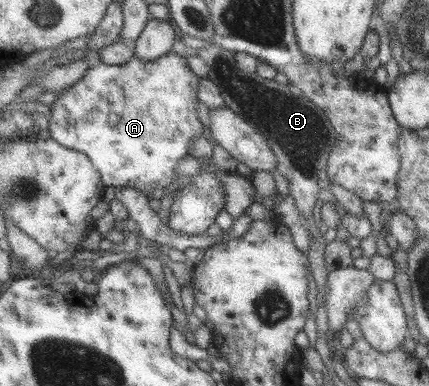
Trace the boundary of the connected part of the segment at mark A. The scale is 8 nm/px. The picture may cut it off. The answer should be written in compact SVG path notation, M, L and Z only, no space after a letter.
M174 52L169 55L164 55L164 58L157 61L147 61L134 57L125 65L116 66L102 63L90 68L88 73L86 73L86 76L80 79L79 83L76 83L76 85L60 92L58 99L50 105L48 130L51 134L51 138L58 141L58 143L89 155L90 159L95 163L95 166L100 170L102 179L106 186L114 188L122 186L133 187L150 195L155 189L170 187L178 177L181 177L180 173L178 173L178 163L180 163L186 155L190 155L192 147L191 142L196 137L204 137L204 135L208 134L206 127L203 125L203 120L200 119L198 111L198 104L200 104L199 93L201 81L202 78L192 71L188 58L180 57L180 55L176 55Z

